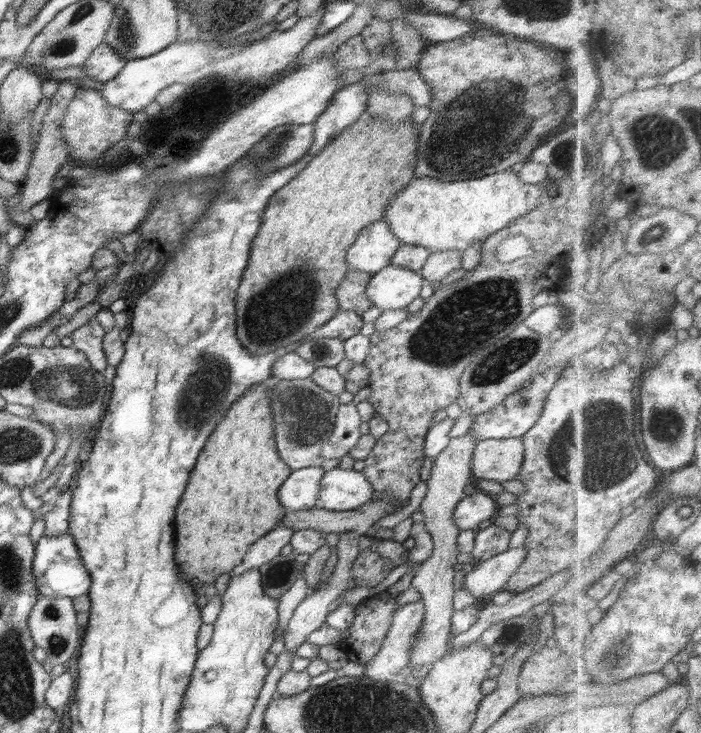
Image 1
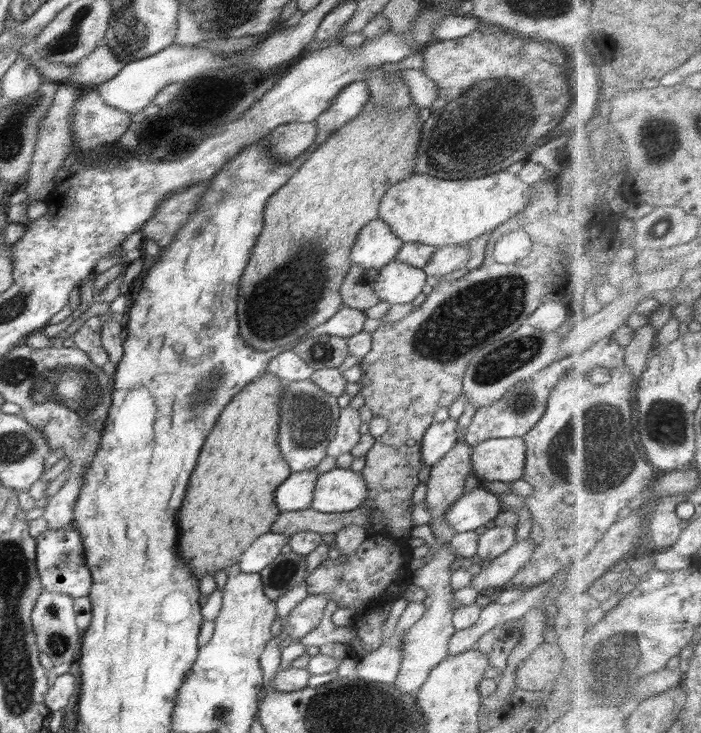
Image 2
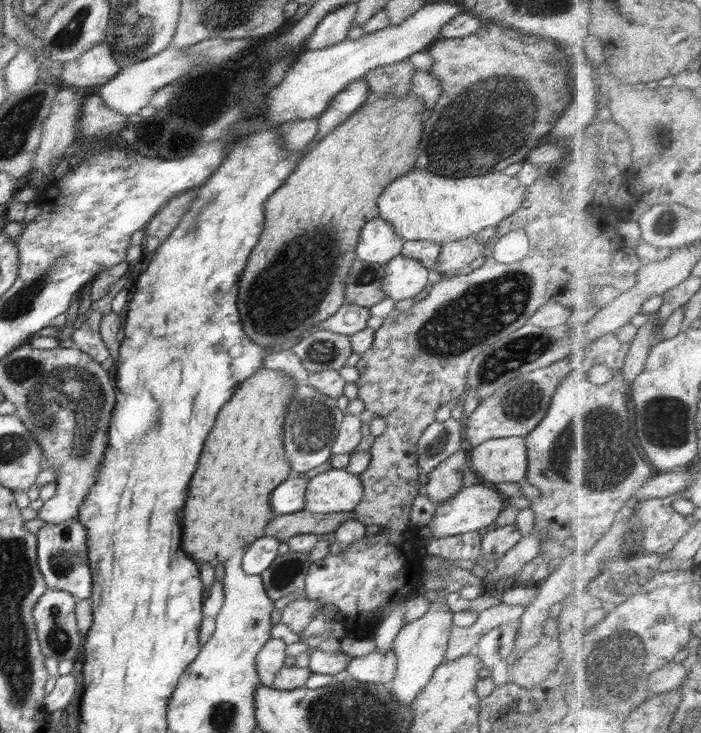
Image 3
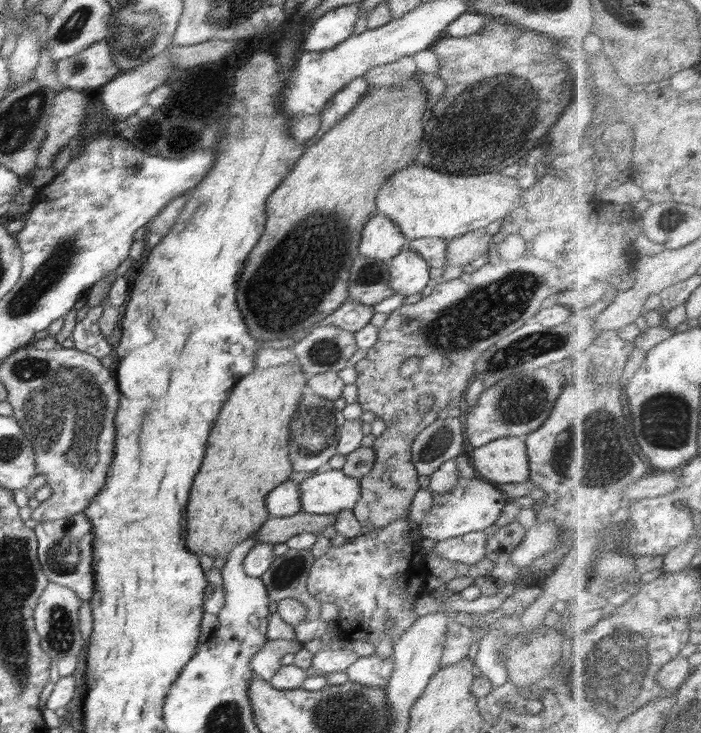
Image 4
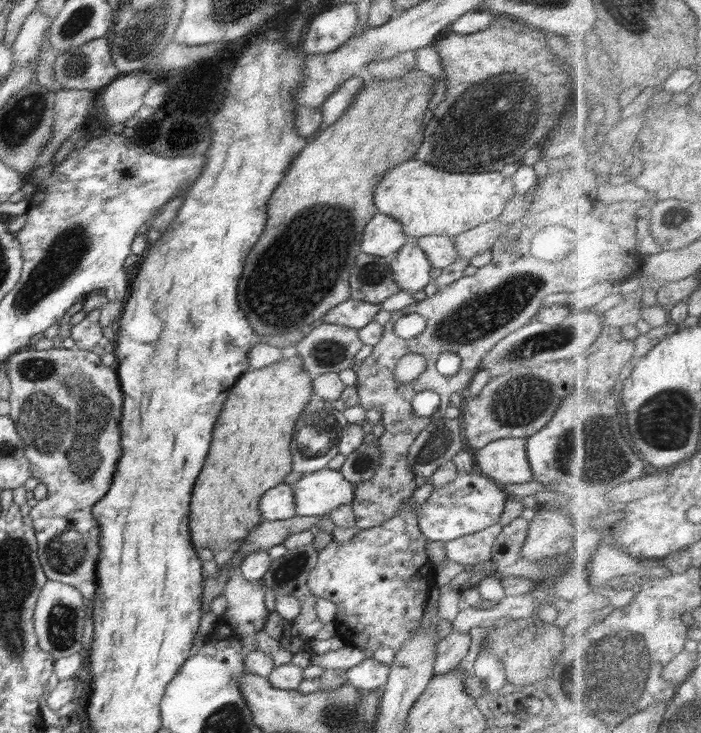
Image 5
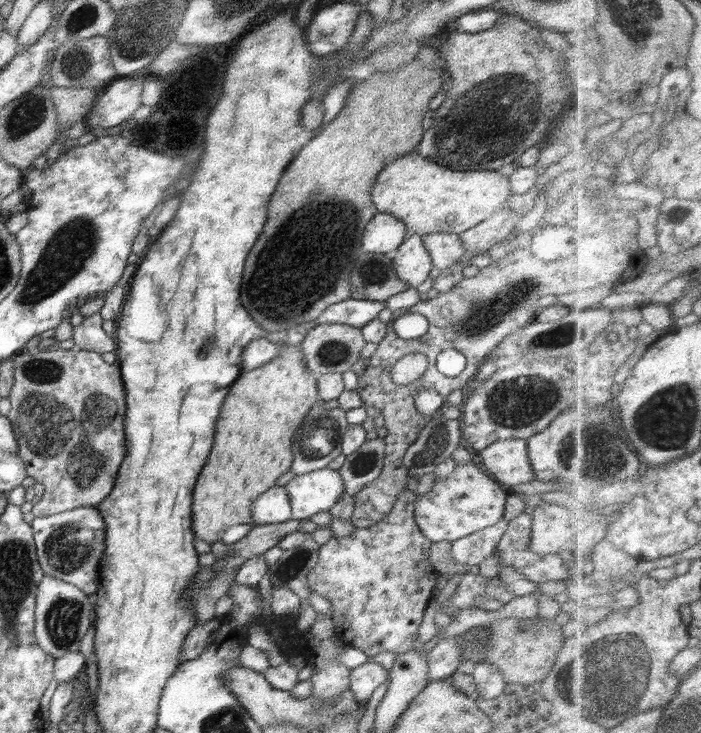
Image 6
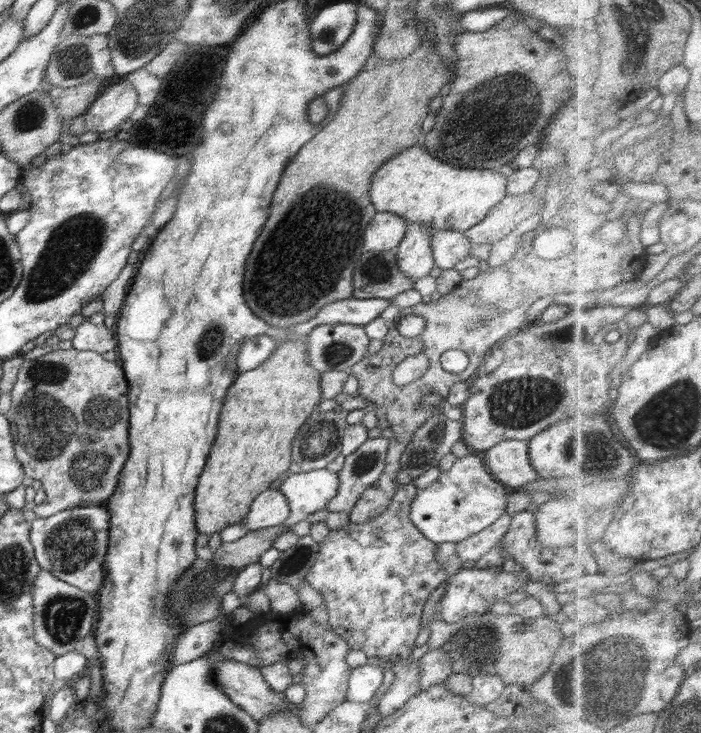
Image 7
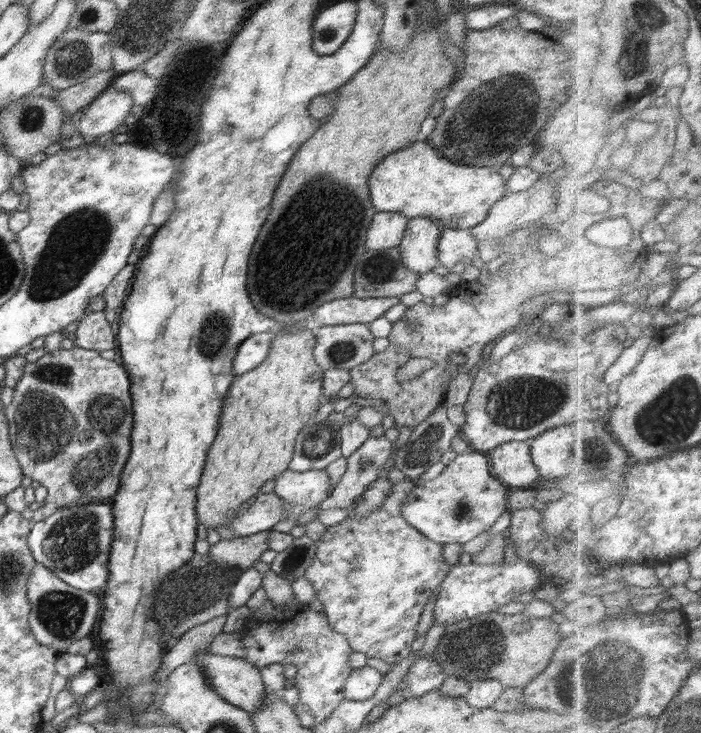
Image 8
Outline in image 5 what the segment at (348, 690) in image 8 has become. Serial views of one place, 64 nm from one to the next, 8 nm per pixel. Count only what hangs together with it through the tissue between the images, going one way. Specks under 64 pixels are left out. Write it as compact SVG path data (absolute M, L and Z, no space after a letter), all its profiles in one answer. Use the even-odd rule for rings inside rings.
M368 657L358 666L347 671L347 682L358 690L377 690L383 688L389 678L390 666Z

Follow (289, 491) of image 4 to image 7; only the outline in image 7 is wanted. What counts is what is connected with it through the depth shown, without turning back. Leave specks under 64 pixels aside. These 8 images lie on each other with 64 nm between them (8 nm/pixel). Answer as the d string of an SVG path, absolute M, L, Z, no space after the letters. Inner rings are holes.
M268 488L252 501L246 517L239 523L248 532L284 525L291 516L286 496L278 489Z

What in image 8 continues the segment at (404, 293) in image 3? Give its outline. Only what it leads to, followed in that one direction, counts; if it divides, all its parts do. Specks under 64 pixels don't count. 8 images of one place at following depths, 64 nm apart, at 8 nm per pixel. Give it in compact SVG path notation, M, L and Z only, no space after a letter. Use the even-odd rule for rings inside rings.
M430 217L409 219L405 235L397 247L402 255L402 263L410 271L421 275L440 265L436 246L443 229L438 220Z

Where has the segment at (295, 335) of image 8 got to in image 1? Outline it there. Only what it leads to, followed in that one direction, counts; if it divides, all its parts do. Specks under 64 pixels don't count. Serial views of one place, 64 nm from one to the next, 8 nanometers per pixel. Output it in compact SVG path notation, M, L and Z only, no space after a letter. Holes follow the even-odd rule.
M274 377L246 390L232 408L224 414L222 422L210 434L206 446L202 448L198 462L190 474L190 482L182 496L182 502L176 510L176 564L180 567L184 579L202 593L206 582L216 582L218 576L230 572L242 563L244 553L250 549L255 540L276 529L279 521L285 516L284 509L278 500L280 485L293 471L286 465L277 452L274 437L274 418L271 408L271 392L277 380Z

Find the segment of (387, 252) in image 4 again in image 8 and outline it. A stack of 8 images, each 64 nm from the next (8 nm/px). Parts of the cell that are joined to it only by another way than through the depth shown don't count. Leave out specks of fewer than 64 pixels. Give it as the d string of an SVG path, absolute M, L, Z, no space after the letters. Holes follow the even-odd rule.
M376 211L374 222L368 228L366 246L370 250L397 247L405 235L408 221L409 218L400 213Z

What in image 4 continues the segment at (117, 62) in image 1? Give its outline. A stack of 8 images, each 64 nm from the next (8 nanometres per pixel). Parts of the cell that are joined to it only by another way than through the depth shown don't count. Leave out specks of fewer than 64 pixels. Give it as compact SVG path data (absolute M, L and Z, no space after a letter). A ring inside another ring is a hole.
M104 40L86 47L72 57L57 60L55 68L59 82L66 89L75 91L100 88L122 72Z

